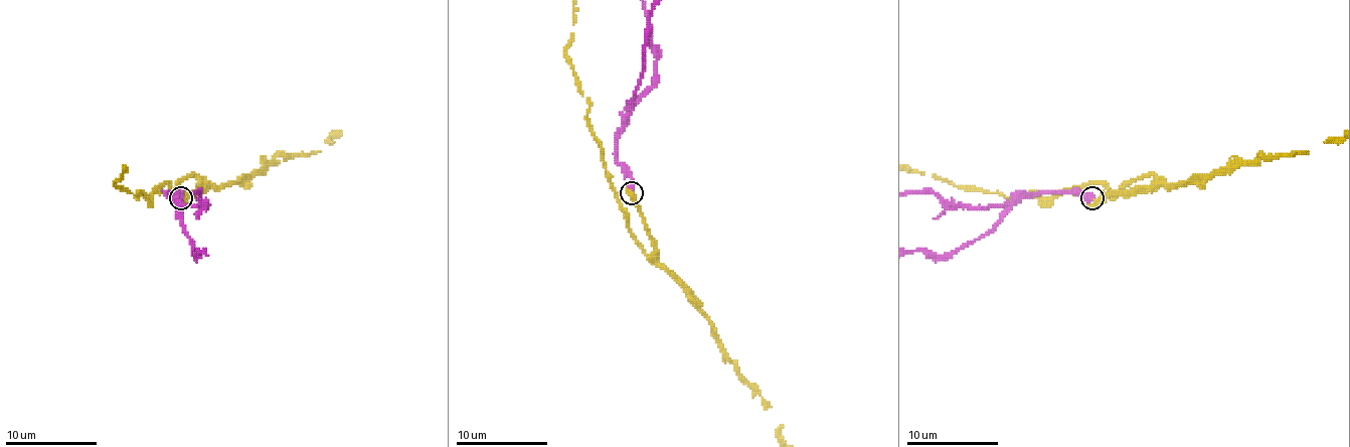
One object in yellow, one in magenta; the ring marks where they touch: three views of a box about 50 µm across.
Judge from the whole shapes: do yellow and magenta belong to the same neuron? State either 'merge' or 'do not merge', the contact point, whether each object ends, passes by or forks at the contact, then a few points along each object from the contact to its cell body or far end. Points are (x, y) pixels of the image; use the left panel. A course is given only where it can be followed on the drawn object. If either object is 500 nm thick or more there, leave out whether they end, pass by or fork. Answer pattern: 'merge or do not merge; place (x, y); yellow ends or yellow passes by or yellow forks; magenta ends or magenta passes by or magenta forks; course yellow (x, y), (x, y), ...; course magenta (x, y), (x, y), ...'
merge; place (181, 198)

